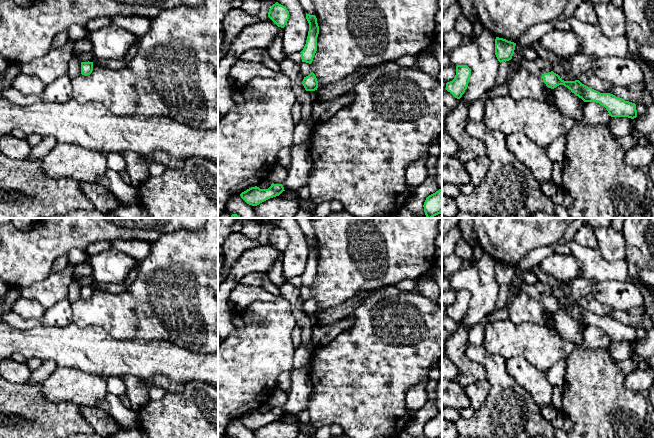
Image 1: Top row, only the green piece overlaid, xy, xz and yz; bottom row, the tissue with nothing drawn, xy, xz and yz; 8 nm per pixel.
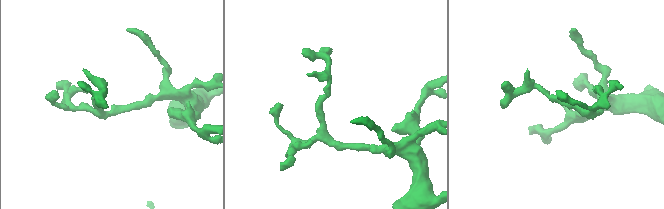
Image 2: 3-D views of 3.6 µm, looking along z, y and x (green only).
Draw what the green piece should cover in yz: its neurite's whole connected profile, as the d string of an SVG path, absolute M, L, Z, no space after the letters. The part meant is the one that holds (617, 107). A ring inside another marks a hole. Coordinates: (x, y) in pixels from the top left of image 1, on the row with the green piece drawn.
M553 71L542 74L541 78L548 88L554 89L559 85L564 85L584 102L596 102L606 108L611 117L637 117L636 104L625 101L610 93L600 93L591 87L582 84L579 80L564 81Z

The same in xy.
M81 62L81 74L84 76L90 75L93 71L93 62Z

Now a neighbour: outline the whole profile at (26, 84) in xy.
M20 73L12 82L12 88L24 95L41 95L45 86L38 77L24 73Z

